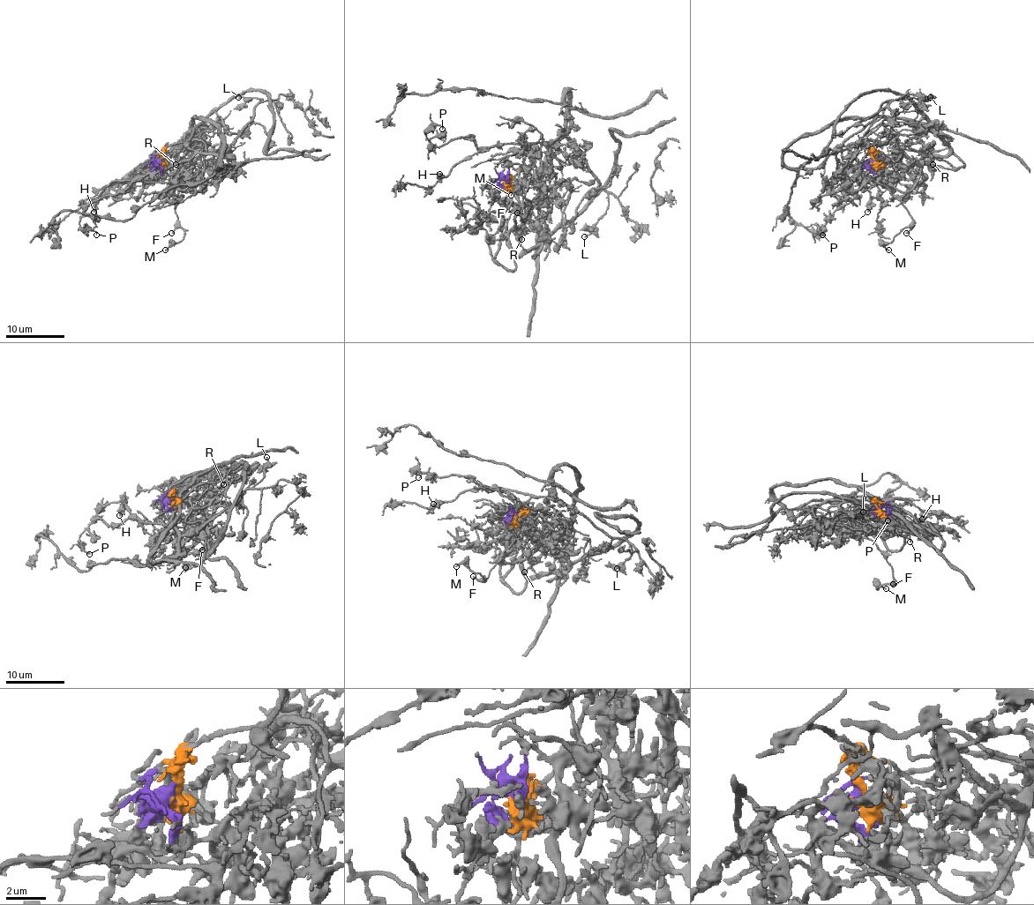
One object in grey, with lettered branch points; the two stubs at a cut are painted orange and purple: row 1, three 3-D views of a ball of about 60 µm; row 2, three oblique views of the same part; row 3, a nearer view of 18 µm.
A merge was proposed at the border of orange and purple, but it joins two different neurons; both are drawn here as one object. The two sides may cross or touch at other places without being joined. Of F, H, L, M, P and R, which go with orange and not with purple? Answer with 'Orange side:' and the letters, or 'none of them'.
Orange side: H, L, P

